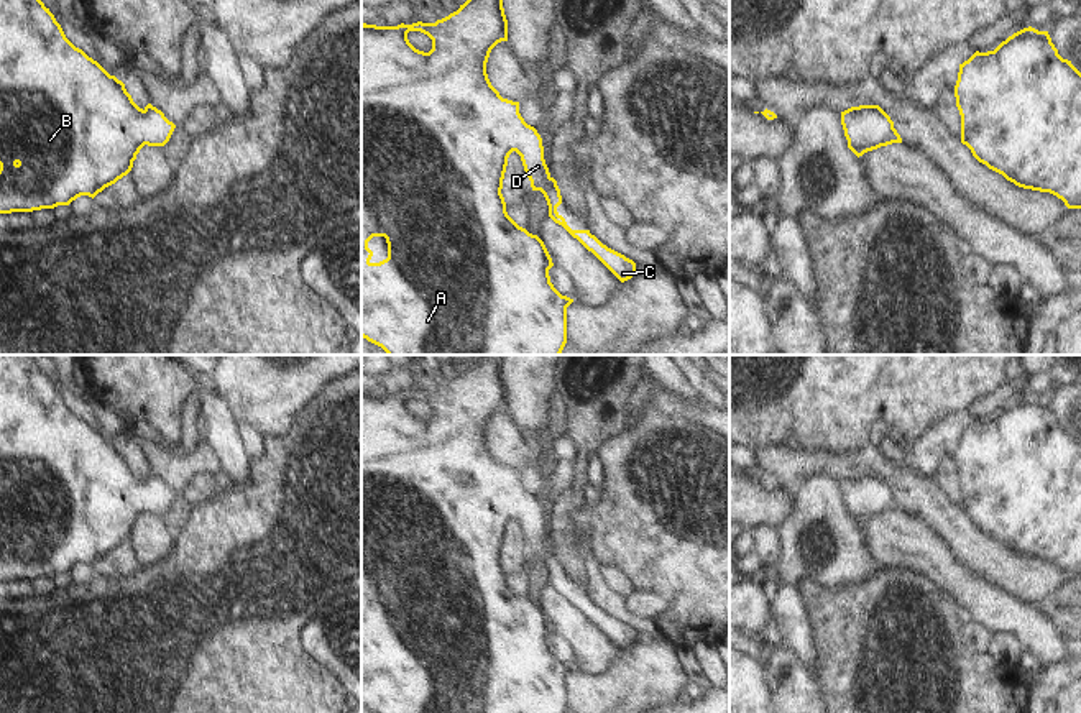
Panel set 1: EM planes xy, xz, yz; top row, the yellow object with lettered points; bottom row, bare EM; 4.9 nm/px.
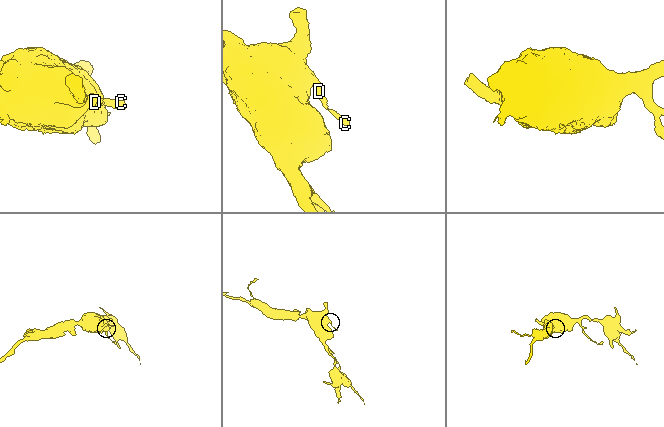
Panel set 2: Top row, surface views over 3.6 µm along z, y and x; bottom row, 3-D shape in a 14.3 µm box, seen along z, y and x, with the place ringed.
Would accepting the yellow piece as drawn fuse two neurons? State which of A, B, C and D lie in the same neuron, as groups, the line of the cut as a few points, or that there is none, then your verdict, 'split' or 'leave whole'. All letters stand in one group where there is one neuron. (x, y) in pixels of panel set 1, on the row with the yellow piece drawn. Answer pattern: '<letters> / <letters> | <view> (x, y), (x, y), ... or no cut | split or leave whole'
A B C D | no cut | leave whole

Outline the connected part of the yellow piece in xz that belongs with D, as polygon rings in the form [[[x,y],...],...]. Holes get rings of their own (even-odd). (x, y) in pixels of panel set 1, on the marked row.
[[[467,0],[460,8],[448,16],[437,20],[435,23],[412,23],[412,25],[398,25],[398,26],[376,26],[376,25],[361,25],[361,337],[368,342],[381,347],[388,355],[560,355],[565,343],[567,343],[567,307],[573,302],[573,299],[562,296],[554,284],[550,283],[549,269],[554,266],[552,258],[544,245],[544,242],[537,237],[529,233],[526,228],[519,227],[506,212],[506,202],[501,194],[503,179],[508,166],[508,158],[513,151],[521,156],[524,171],[531,181],[532,191],[540,191],[549,205],[549,217],[562,225],[573,238],[577,238],[588,251],[591,251],[621,283],[636,276],[636,263],[624,255],[608,248],[603,245],[590,230],[572,230],[565,218],[557,212],[557,207],[562,204],[560,189],[557,181],[550,176],[549,168],[544,159],[544,146],[542,138],[537,130],[524,122],[519,113],[519,102],[513,102],[503,99],[499,92],[491,85],[488,74],[486,74],[486,62],[490,58],[491,49],[501,43],[508,41],[508,20],[503,8],[503,0]],[[409,31],[421,31],[432,39],[432,49],[429,53],[416,49],[409,39]],[[373,237],[384,237],[388,243],[388,258],[380,263],[371,263],[373,251],[368,248],[368,242]]]

